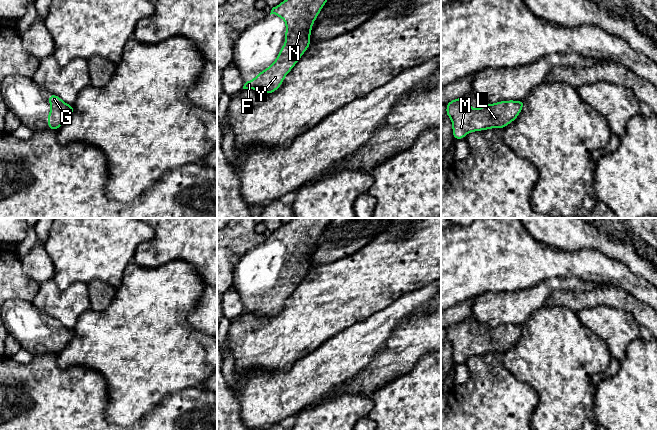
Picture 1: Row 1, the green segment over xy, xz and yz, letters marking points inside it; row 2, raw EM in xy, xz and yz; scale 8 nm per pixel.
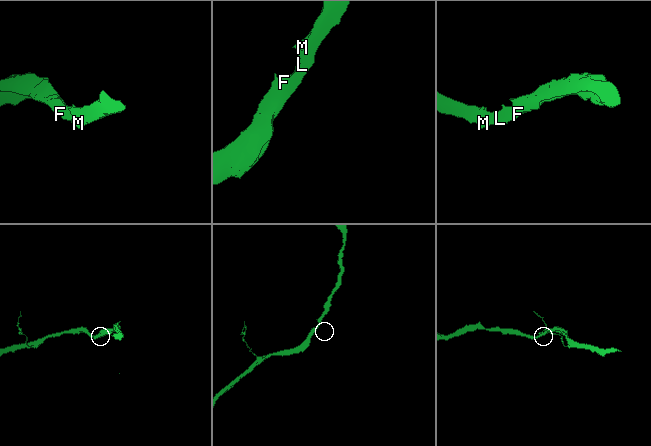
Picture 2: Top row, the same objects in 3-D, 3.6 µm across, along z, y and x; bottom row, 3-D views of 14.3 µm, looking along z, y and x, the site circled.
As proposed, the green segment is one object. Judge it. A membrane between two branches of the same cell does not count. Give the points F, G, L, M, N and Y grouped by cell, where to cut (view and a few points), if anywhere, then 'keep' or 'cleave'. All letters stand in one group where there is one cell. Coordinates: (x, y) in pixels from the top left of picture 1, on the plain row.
F G L M N Y | no cut | keep

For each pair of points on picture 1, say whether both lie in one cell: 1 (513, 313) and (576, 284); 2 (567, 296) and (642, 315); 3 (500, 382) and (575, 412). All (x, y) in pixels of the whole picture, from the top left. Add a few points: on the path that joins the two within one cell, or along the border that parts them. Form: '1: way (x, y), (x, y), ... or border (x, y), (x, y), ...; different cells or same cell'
1: way (529, 300), (538, 296), (553, 284), (560, 284); same cell
2: way (586, 298), (618, 298), (623, 300); same cell
3: border (520, 381), (526, 382), (538, 398), (530, 419); different cells

